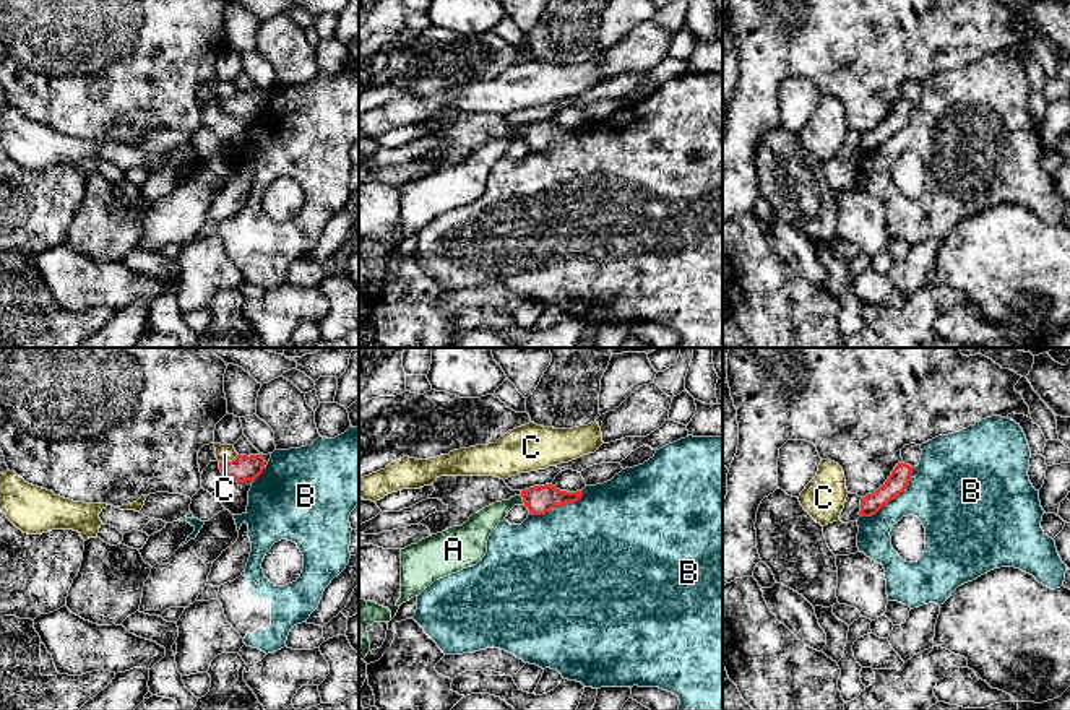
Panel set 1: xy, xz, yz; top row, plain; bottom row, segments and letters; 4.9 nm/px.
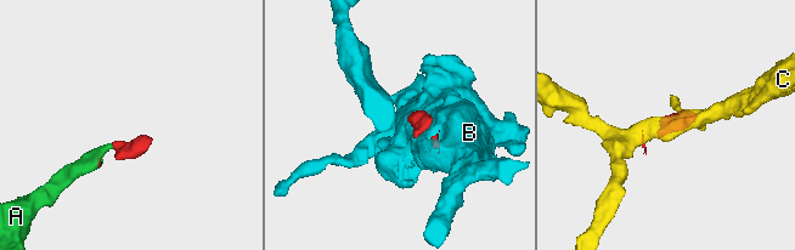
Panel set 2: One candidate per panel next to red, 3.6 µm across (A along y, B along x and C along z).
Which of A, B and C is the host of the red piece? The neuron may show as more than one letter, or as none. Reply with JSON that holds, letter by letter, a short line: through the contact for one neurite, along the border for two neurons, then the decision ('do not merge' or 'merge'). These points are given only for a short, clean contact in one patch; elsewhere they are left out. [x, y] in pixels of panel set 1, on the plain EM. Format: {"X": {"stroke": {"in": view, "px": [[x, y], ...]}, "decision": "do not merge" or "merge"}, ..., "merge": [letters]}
{"A": {"decision": "merge"}, "B": {"decision": "do not merge"}, "C": {"stroke": {"in": "xy", "px": [[237, 90], [231, 96], [220, 98]]}, "decision": "do not merge"}, "merge": ["A"]}

